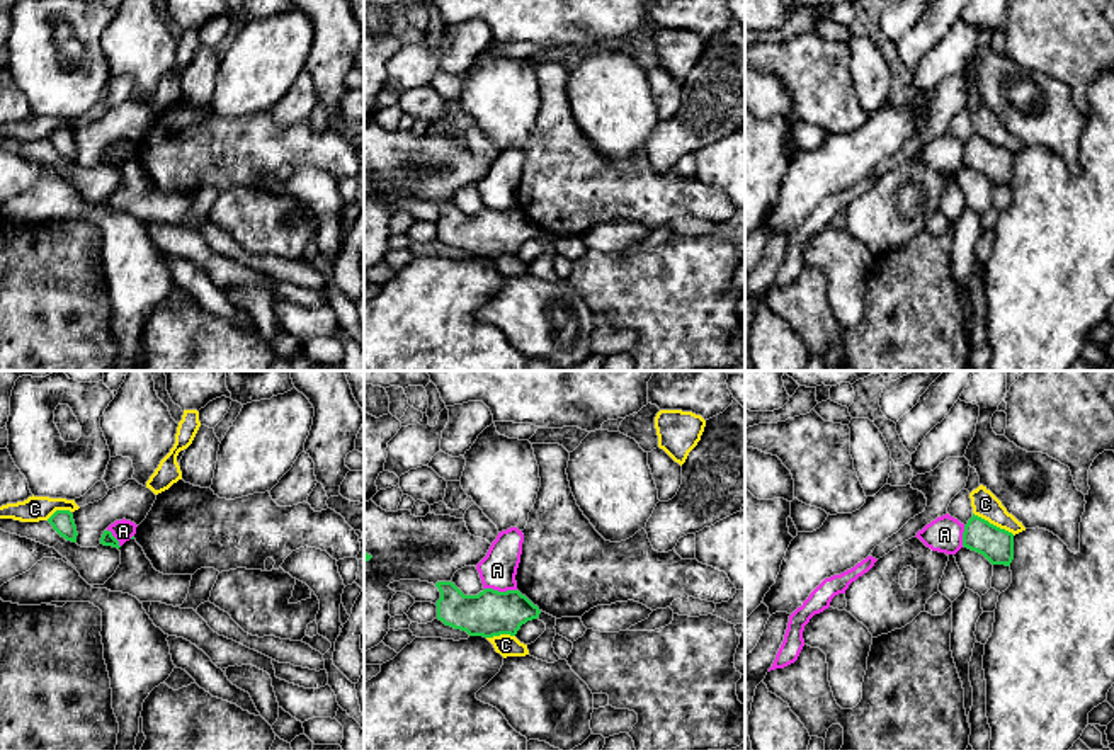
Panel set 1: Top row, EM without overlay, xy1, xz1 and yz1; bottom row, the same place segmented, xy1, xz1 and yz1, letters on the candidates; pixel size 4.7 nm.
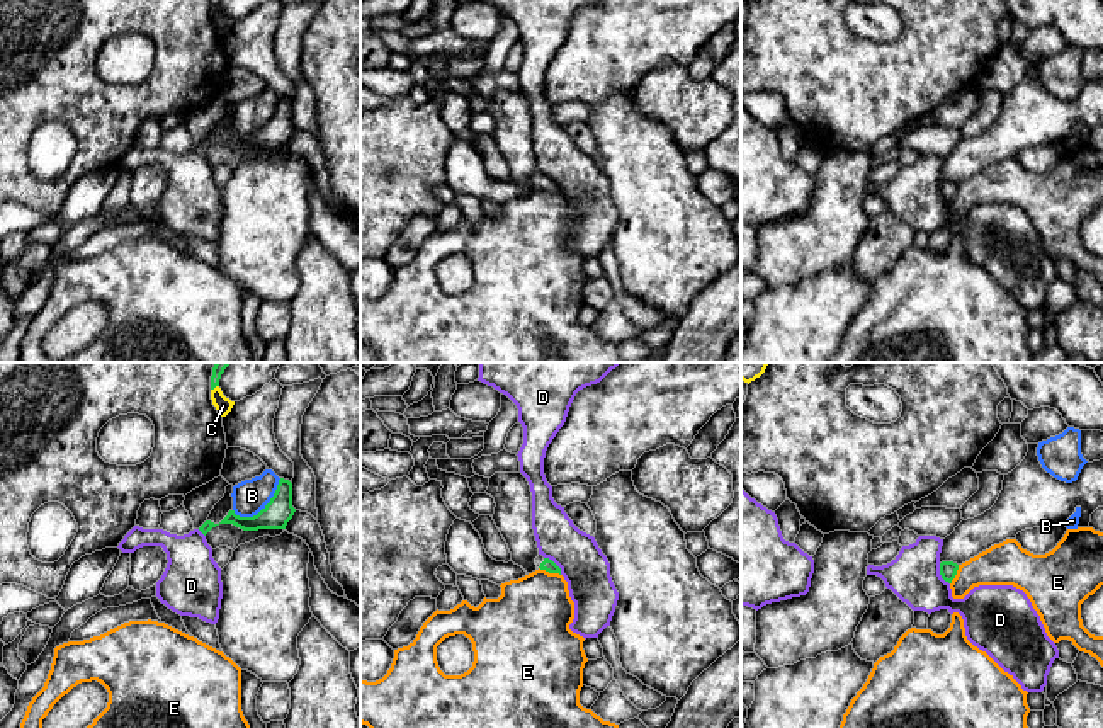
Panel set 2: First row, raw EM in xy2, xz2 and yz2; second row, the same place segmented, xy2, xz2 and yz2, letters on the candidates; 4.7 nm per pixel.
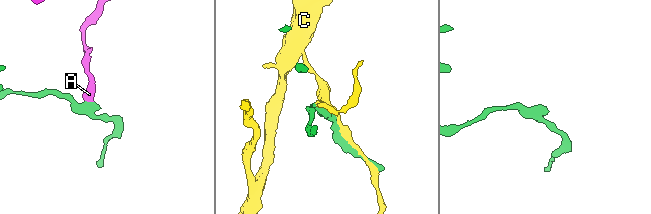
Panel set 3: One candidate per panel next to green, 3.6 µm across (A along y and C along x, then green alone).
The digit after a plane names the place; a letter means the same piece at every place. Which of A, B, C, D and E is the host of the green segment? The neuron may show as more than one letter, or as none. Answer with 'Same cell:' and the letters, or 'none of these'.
Same cell: none of these

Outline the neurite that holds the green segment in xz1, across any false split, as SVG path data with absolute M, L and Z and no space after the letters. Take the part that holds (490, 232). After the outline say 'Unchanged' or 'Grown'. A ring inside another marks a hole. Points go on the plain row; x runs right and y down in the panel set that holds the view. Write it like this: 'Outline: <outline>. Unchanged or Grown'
Outline: M437 201L435 206L440 211L437 238L469 255L515 255L522 243L541 233L519 209L485 207L478 214L464 214L452 201Z. Unchanged

